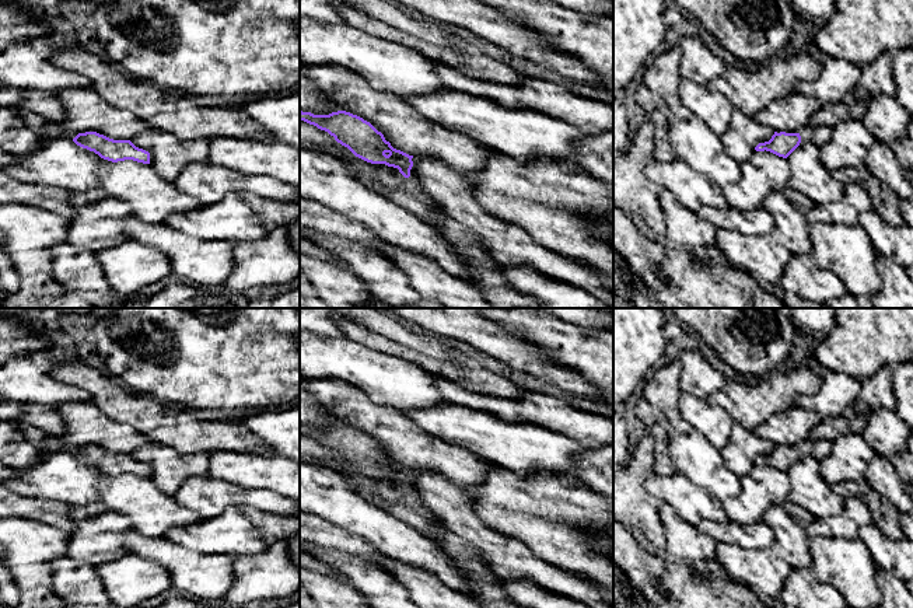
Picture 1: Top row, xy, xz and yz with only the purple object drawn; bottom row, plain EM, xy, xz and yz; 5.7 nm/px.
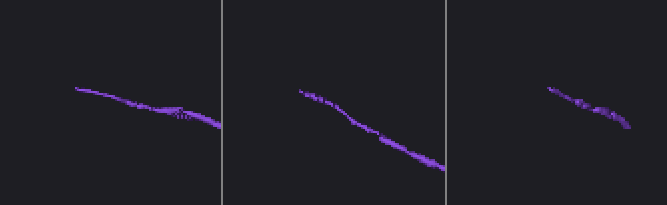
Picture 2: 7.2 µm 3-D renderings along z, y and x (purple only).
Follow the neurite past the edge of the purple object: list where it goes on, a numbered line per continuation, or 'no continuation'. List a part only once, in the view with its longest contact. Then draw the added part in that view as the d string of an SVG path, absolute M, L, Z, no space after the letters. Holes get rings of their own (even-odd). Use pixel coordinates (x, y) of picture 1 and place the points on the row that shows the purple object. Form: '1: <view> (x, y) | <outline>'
no continuation

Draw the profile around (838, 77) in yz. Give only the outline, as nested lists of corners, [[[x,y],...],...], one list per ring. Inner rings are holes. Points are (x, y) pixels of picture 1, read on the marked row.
[[[829,57],[821,64],[821,73],[816,80],[797,83],[797,92],[814,97],[821,104],[847,102],[860,78],[860,66],[846,59]]]

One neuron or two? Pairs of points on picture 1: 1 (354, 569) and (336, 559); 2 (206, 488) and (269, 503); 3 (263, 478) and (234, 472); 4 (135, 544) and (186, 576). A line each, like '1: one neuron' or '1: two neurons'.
1: one neuron
2: one neuron
3: one neuron
4: one neuron

